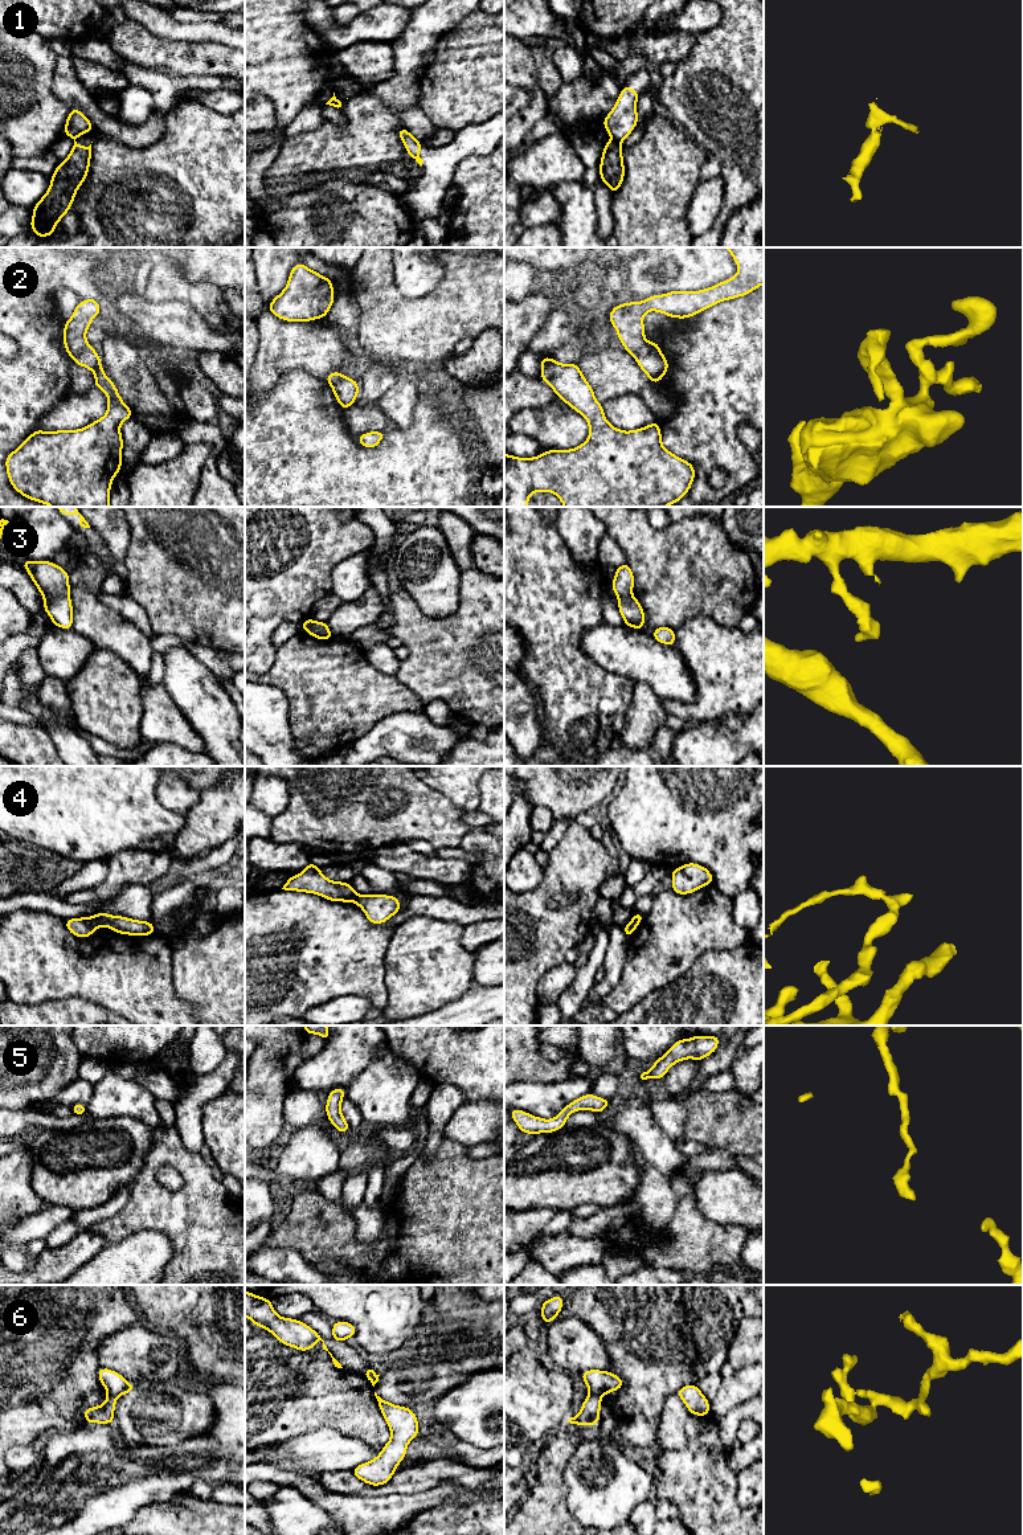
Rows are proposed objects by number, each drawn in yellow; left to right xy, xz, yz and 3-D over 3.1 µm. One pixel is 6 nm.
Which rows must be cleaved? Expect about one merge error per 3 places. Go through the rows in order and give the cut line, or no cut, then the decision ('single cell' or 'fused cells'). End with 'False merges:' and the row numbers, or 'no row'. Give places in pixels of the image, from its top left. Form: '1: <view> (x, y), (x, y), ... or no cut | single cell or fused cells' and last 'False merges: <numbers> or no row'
1: yz (616, 140), (620, 143) | fused cells
2: xy (88, 343), (73, 359) | fused cells
3: xy (68, 594), (45, 600) | fused cells
4: xy (94, 916), (102, 925) | fused cells
5: no cut | single cell
6: yz (590, 1392), (600, 1398) | fused cells
False merges: 1, 2, 3, 4, 6

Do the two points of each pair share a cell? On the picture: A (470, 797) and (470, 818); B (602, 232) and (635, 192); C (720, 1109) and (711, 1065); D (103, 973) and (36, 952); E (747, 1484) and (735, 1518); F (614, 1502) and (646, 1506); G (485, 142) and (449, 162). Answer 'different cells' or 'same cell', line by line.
A: different cells
B: different cells
C: different cells
D: same cell
E: different cells
F: different cells
G: same cell

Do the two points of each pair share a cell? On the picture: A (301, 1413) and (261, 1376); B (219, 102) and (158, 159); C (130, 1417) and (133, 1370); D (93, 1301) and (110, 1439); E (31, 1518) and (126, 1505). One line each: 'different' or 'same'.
A: same
B: different
C: different
D: different
E: same

